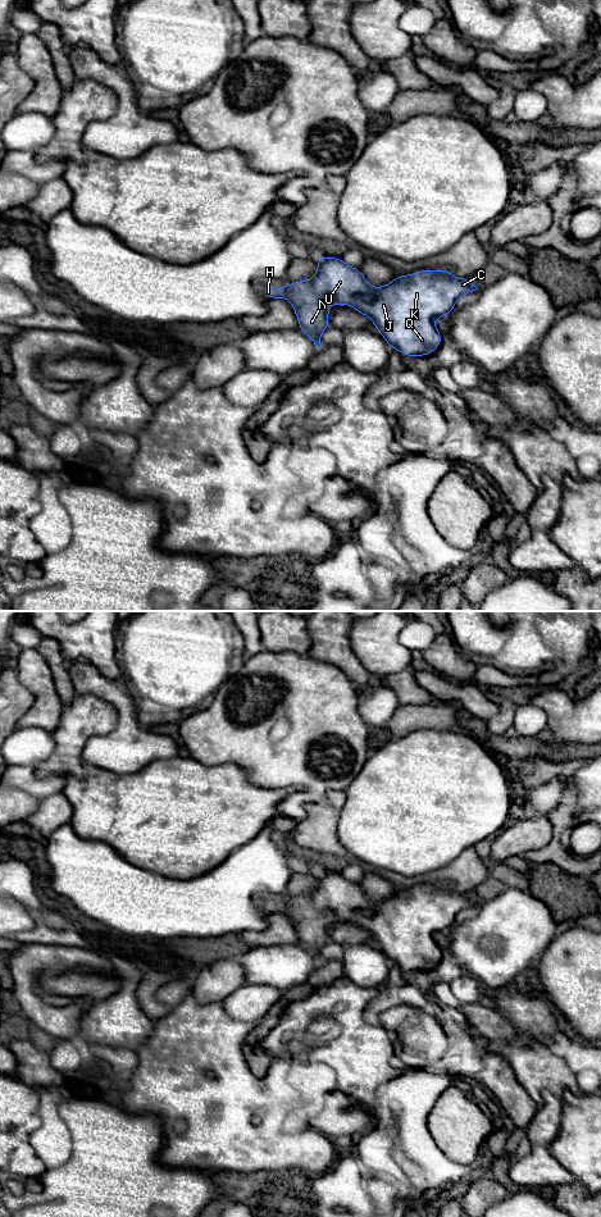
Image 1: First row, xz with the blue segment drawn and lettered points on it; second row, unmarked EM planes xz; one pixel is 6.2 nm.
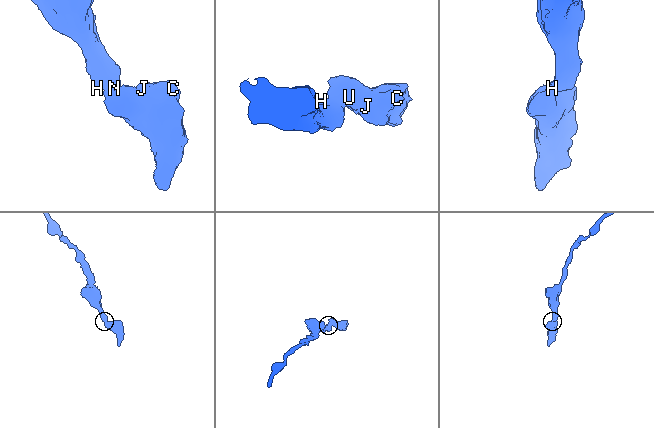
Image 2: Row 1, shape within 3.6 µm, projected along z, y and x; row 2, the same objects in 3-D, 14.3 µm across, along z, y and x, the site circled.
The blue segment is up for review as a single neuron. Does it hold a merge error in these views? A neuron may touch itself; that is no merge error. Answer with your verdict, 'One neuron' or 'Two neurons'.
One neuron

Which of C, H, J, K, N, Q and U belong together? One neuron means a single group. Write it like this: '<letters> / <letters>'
C H J K N Q U

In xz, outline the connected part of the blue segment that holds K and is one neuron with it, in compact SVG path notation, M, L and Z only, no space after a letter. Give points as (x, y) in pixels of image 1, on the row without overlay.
M318 871L318 884L309 895L297 895L277 904L272 899L263 903L270 913L287 913L295 925L300 947L308 951L320 963L320 949L329 942L328 927L332 919L354 921L360 930L372 933L372 939L379 945L391 963L405 971L428 971L442 957L442 951L434 940L437 933L454 926L456 916L465 908L478 904L468 893L450 889L449 884L419 885L396 893L382 902L374 903L364 893L359 883L350 881L341 872Z

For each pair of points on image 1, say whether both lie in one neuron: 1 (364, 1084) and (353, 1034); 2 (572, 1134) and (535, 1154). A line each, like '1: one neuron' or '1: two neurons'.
1: one neuron
2: two neurons

